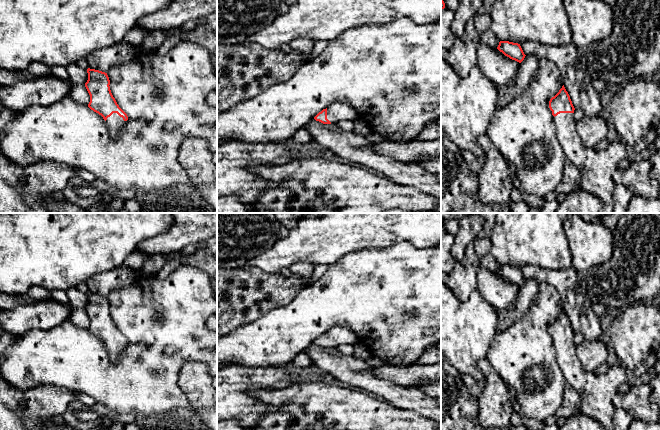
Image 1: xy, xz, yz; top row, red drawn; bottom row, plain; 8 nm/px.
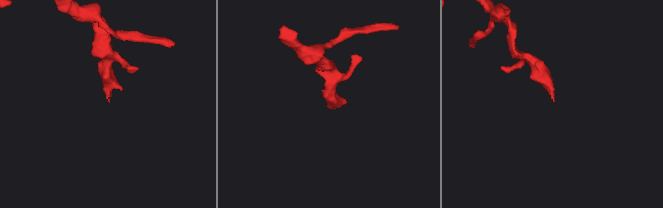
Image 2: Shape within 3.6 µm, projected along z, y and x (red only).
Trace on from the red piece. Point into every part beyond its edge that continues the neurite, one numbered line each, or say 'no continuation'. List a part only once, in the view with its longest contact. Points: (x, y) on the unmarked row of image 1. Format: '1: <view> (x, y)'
1: xy (114, 347)

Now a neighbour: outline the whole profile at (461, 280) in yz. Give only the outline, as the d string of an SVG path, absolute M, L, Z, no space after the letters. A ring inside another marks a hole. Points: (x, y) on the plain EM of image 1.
M473 241L467 245L464 258L461 261L456 261L451 273L441 272L441 282L458 298L466 301L474 290L476 271L480 265Z

